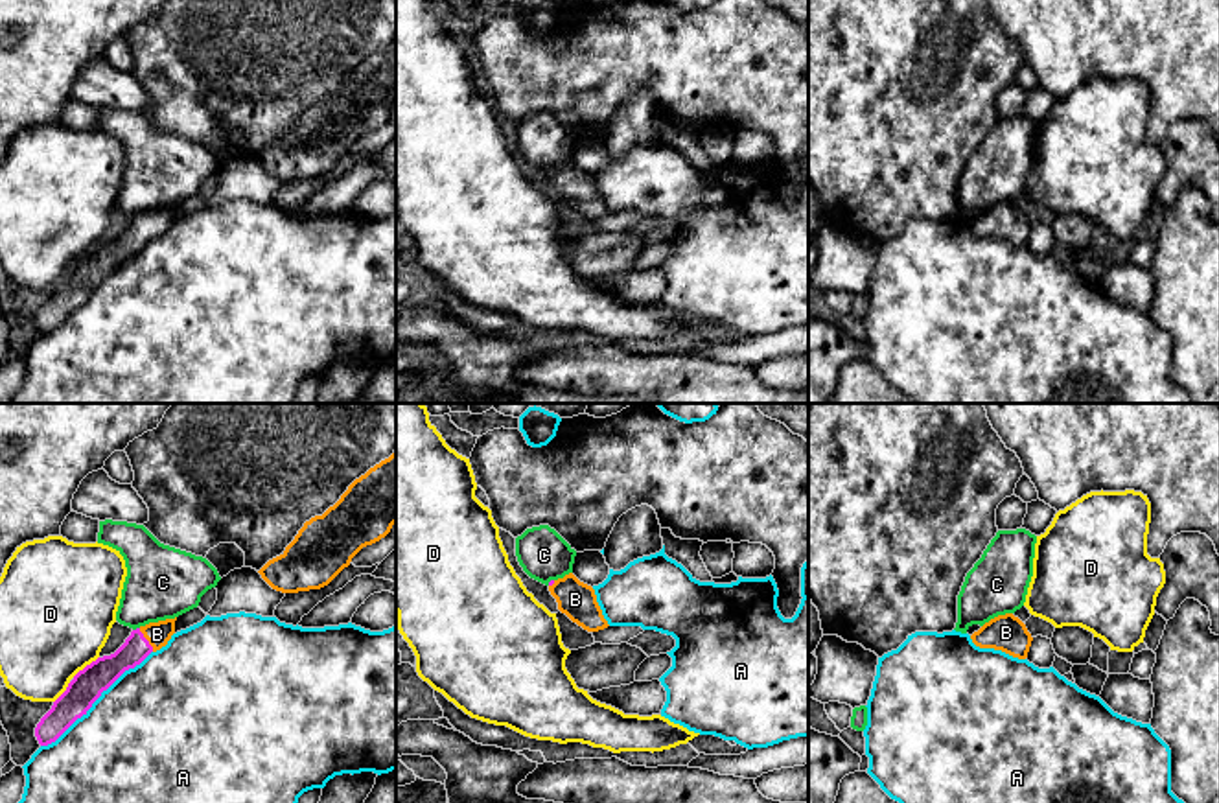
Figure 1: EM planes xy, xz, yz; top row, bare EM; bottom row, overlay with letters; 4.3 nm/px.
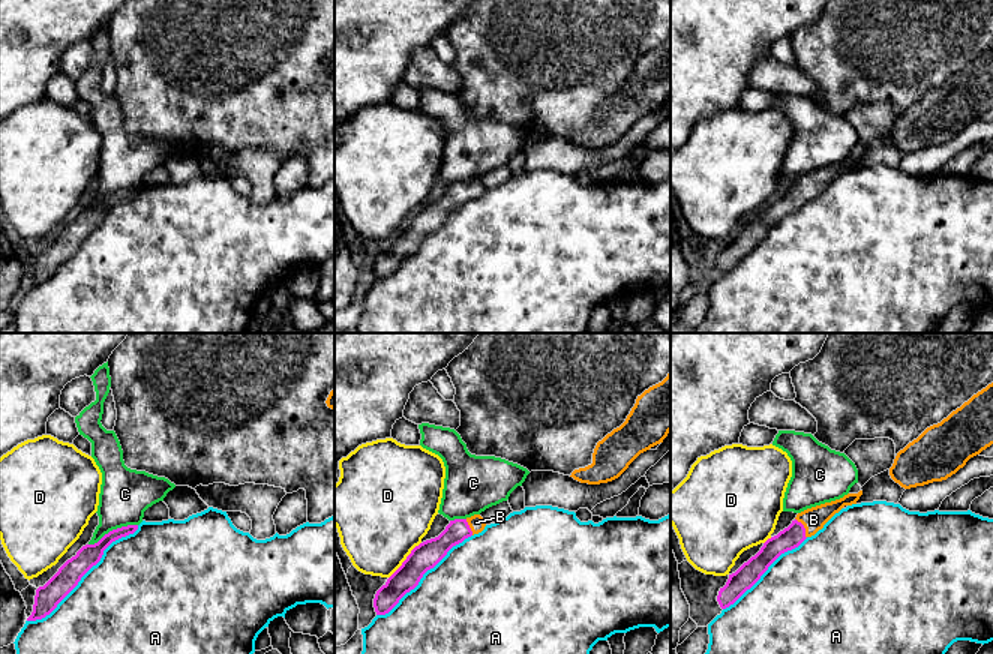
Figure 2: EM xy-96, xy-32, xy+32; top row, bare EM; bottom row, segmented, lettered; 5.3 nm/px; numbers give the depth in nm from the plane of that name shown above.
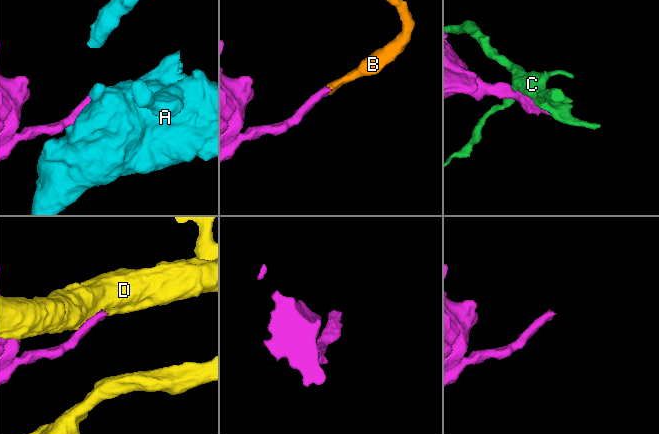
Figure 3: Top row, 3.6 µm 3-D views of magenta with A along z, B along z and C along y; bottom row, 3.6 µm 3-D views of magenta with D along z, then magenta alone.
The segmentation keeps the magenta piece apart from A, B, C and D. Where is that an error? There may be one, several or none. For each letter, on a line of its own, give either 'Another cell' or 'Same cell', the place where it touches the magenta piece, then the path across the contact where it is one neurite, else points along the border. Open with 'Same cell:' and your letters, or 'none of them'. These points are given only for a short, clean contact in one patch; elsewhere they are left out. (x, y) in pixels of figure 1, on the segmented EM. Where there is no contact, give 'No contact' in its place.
Same cell: B
A: Another cell. Touches magenta at xy (96, 698)
B: Same cell. Touches magenta at xy (146, 640). Path across: xy (102, 673), (146, 640), (157, 634)
C: Another cell. Touches magenta at xy (137, 628)
D: Another cell. Touches magenta at xy (87, 665). Boundary: xy (98, 656), (72, 676)

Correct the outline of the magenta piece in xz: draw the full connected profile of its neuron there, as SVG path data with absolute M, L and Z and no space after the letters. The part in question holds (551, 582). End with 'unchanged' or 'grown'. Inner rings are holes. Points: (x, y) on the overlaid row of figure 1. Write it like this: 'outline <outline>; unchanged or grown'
outline M573 573L551 580L549 591L558 602L558 610L587 632L608 628L608 621L597 602L595 589L580 582Z; grown

